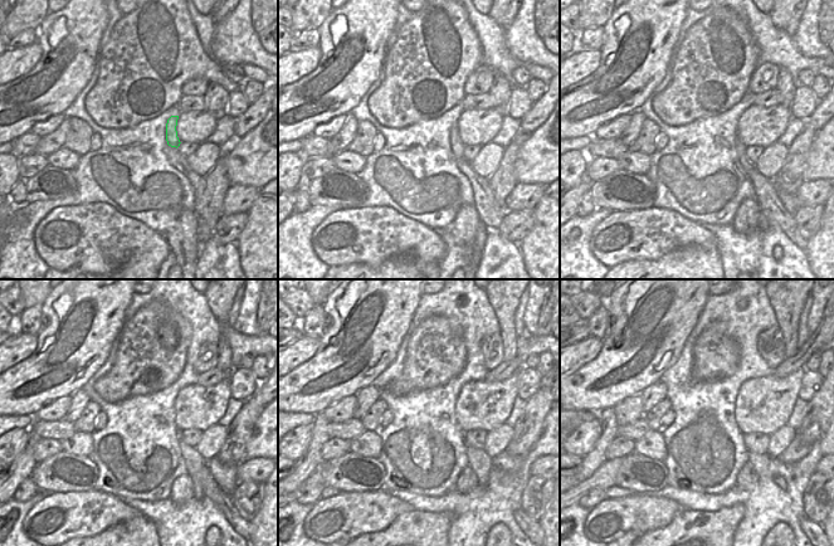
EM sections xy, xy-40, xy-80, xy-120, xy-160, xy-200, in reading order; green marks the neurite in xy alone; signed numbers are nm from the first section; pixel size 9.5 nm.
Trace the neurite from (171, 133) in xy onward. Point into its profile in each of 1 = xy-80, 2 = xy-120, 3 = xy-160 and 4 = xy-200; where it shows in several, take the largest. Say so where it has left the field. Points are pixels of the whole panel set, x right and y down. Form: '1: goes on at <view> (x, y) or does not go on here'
1: goes on at xy-80 (746, 164)
2: goes on at xy-120 (194, 461)
3: goes on at xy-160 (478, 461)
4: goes on at xy-200 (760, 462)

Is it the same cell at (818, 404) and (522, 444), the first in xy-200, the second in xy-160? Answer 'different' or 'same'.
same

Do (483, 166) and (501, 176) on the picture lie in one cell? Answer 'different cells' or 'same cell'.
different cells

